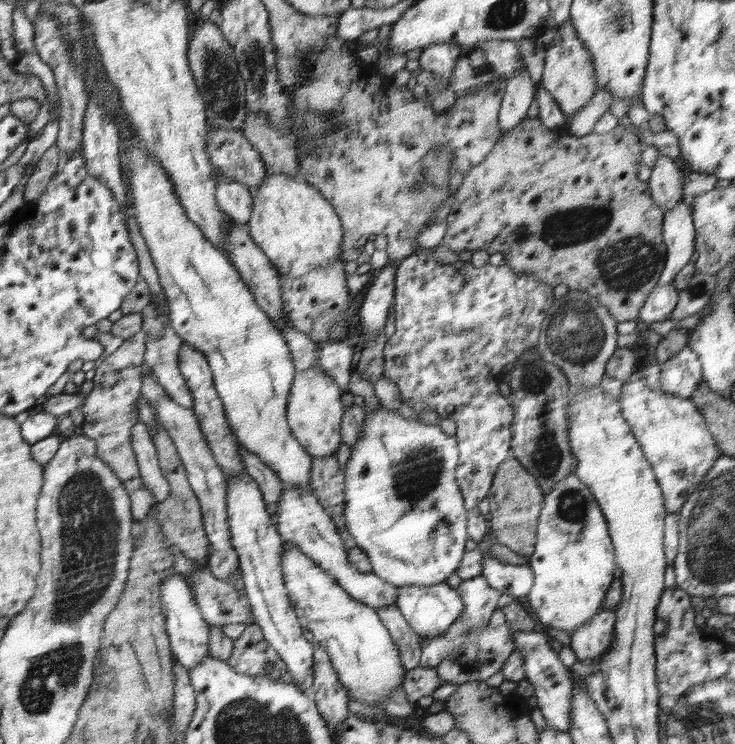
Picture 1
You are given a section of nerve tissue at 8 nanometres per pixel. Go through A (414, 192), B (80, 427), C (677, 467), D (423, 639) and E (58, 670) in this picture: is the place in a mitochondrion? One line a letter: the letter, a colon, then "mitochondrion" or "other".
A: mitochondrion
B: other
C: mitochondrion
D: other
E: mitochondrion

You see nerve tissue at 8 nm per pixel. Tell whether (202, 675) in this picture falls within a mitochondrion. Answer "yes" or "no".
no

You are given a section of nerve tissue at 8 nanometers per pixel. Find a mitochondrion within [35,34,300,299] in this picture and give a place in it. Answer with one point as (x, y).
(218, 78)

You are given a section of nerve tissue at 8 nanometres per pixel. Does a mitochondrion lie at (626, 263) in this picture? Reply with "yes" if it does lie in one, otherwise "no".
yes

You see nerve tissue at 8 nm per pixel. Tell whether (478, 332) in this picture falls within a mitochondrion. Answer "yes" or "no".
yes

